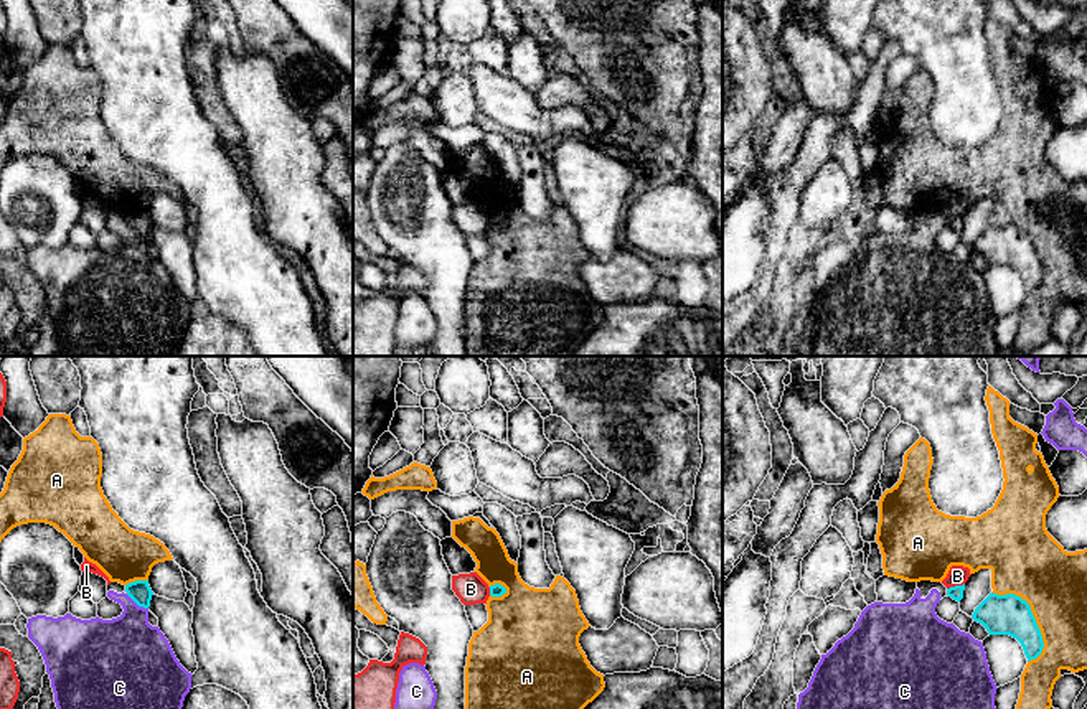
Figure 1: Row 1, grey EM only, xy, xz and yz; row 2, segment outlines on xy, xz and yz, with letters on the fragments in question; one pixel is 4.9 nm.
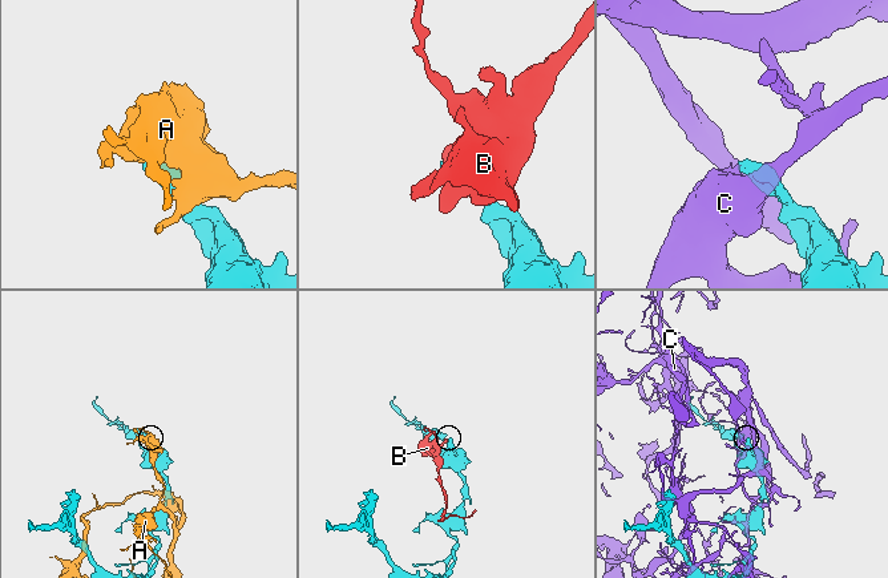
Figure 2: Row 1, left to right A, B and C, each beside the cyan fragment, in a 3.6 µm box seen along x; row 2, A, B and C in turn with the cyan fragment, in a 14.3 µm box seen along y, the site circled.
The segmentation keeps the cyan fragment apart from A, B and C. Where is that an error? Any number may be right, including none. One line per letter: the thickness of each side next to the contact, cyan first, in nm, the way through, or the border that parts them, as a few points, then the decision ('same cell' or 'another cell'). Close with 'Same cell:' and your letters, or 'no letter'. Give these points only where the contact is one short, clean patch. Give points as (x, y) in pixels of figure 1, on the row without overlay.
A: 190/340 nm | another cell
B: 70/100 nm | along yz (964, 213), (947, 220) | another cell
C: 110/360 nm | another cell
Same cell: no letter

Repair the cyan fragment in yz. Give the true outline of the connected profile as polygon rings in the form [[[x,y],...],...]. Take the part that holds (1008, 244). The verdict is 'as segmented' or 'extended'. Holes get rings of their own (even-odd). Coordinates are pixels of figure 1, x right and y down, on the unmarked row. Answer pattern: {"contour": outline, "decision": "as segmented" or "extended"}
{"contour": [[[990,224],[973,242],[972,249],[981,254],[990,265],[1016,269],[1028,289],[1036,290],[1044,279],[1041,261],[1026,231],[1014,224]]], "decision": "as segmented"}

